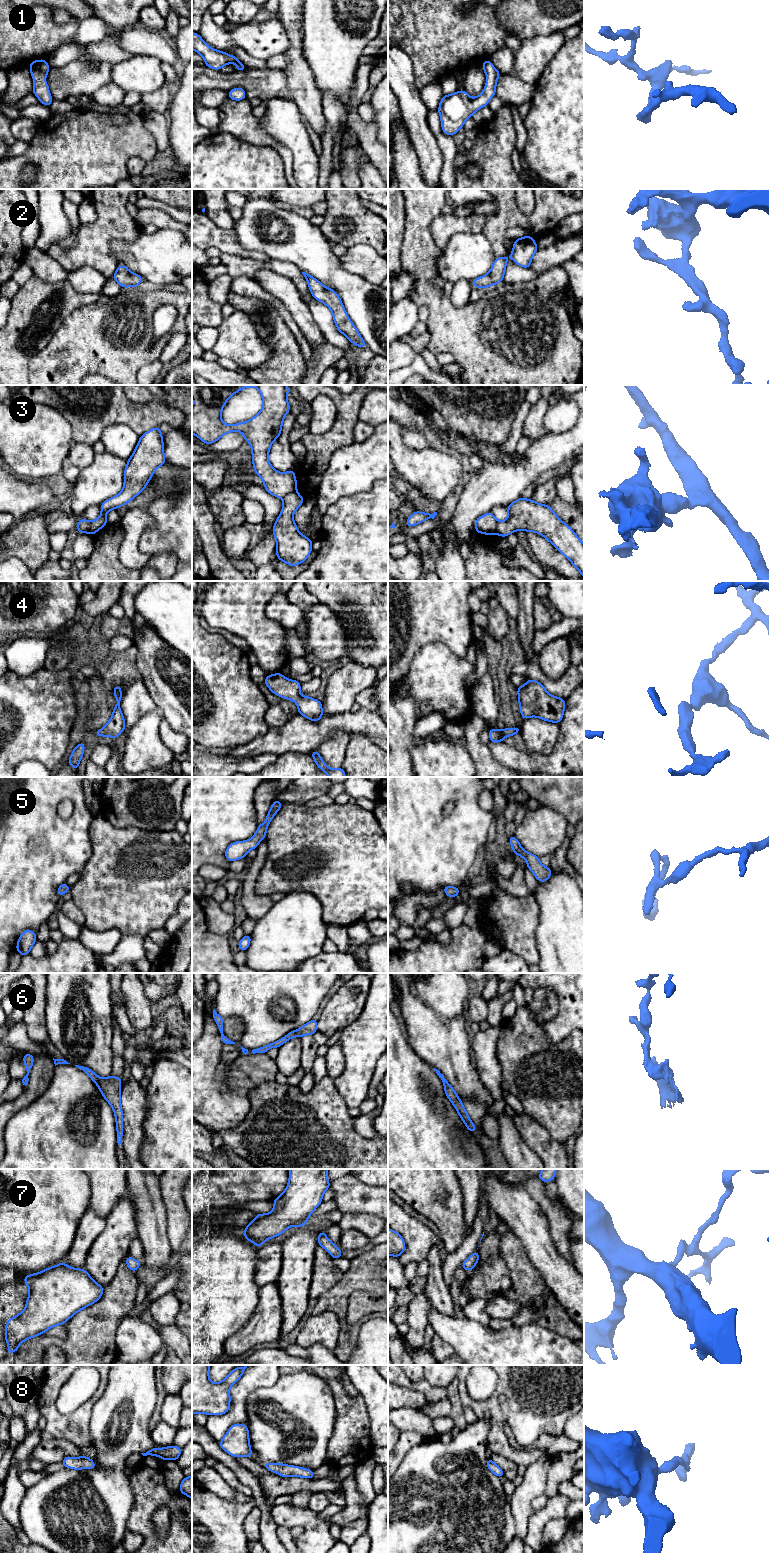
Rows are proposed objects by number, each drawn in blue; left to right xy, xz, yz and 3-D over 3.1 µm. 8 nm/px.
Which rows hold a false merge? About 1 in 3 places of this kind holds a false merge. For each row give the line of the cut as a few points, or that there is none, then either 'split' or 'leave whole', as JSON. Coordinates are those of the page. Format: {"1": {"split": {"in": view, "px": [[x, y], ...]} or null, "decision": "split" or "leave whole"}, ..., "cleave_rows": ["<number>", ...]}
{"1": {"split": null, "decision": "leave whole"}, "2": {"split": null, "decision": "leave whole"}, "3": {"split": {"in": "xz", "px": [[295, 491], [282, 498]]}, "decision": "split"}, "4": {"split": null, "decision": "leave whole"}, "5": {"split": null, "decision": "leave whole"}, "6": {"split": null, "decision": "leave whole"}, "7": {"split": null, "decision": "leave whole"}, "8": {"split": null, "decision": "leave whole"}, "cleave_rows": ["3"]}

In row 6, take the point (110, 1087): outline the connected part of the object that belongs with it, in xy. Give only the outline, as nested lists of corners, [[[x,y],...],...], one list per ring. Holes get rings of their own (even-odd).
[[[75,1065],[82,1071],[84,1071],[93,1082],[99,1087],[99,1090],[106,1101],[111,1105],[116,1120],[117,1130],[117,1143],[120,1146],[123,1136],[123,1112],[121,1107],[121,1079],[120,1077],[114,1077],[112,1075],[107,1078],[100,1078],[90,1068]]]

